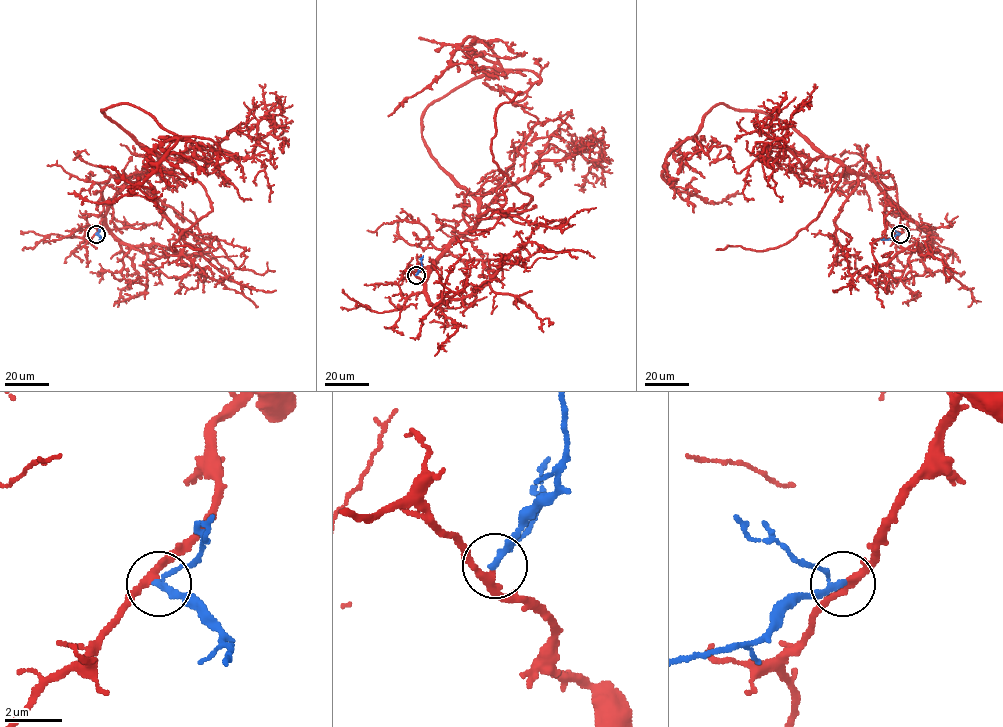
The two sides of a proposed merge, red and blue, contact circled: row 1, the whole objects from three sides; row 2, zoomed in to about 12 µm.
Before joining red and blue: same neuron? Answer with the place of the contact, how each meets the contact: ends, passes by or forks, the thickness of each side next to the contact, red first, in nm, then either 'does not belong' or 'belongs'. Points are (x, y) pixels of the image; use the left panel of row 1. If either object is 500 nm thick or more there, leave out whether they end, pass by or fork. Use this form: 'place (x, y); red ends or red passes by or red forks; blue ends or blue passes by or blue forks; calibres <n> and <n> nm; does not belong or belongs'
place (96, 234); red passes by; blue passes by; calibres 240 and 170 nm; belongs

